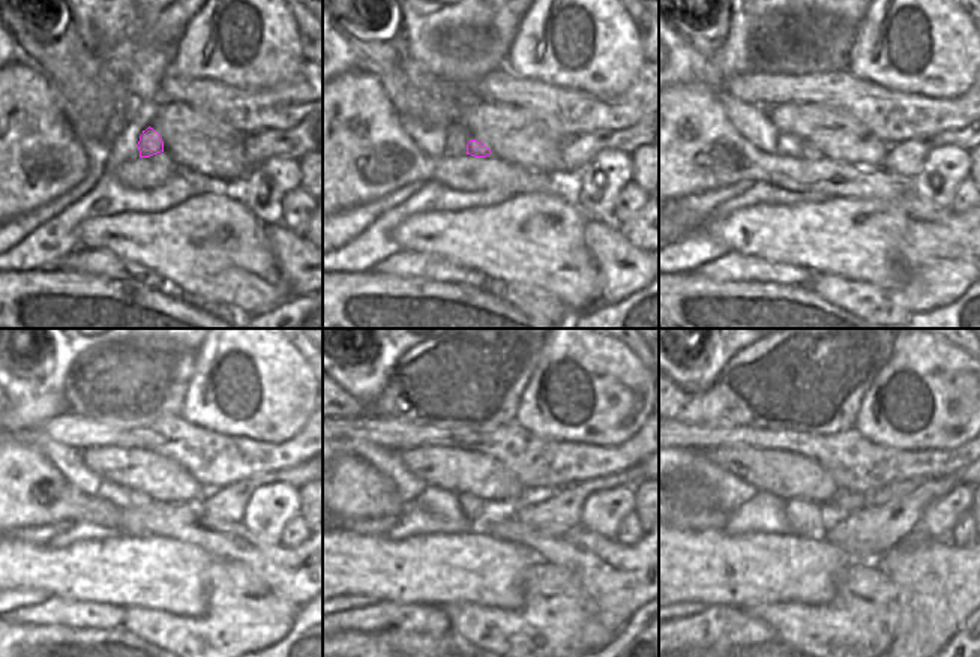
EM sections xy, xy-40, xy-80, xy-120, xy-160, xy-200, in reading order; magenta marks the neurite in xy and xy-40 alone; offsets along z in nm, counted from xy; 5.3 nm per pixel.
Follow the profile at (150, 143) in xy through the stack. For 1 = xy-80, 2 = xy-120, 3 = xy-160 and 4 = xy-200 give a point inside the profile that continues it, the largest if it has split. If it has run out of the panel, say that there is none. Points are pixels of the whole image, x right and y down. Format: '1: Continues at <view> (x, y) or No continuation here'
1: Continues at xy-80 (809, 152)
2: Continues at xy-120 (135, 498)
3: Continues at xy-160 (471, 507)
4: Continues at xy-200 (806, 519)

